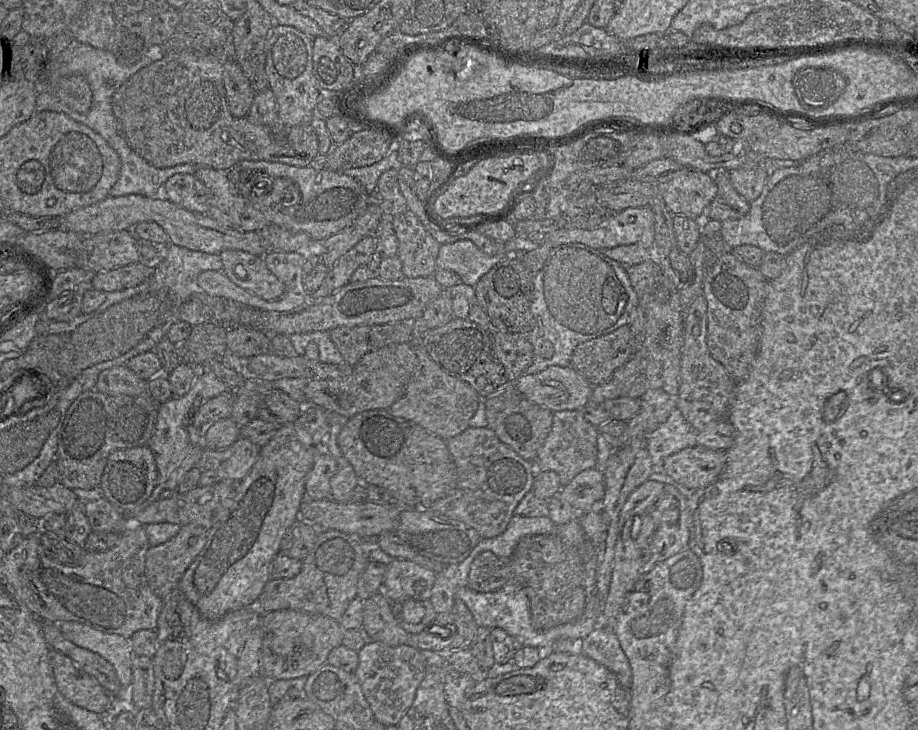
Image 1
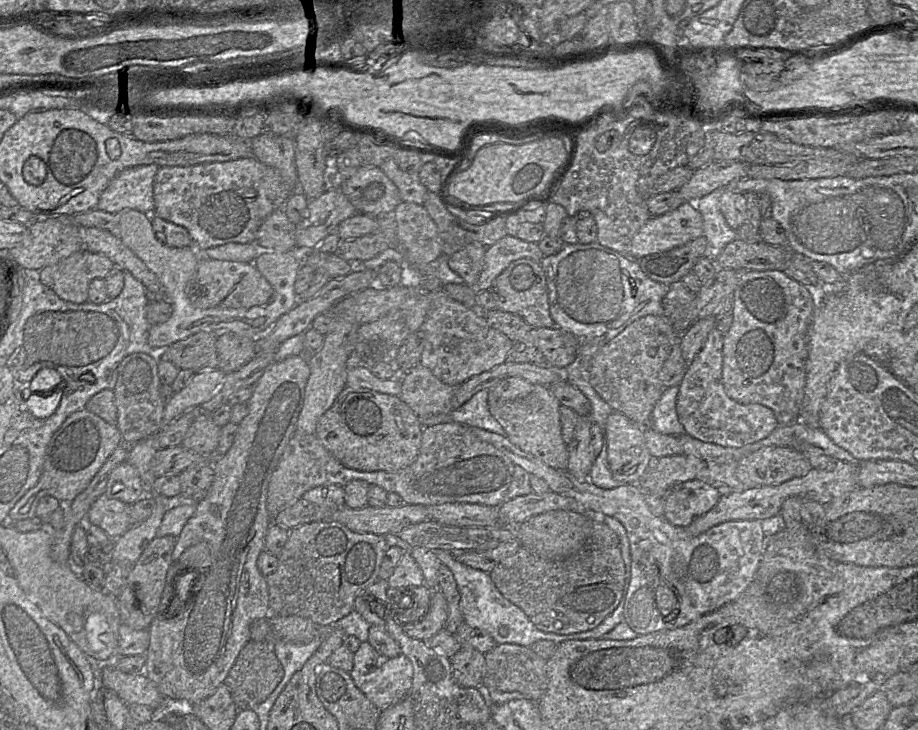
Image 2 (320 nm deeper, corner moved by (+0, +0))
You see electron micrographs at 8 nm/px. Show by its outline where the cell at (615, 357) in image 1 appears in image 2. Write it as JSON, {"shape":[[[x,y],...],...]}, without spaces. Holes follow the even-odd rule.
{"shape":[[[646,315],[635,320],[594,355],[590,369],[591,385],[614,411],[646,426],[665,390],[659,372],[680,336],[666,315]]]}

